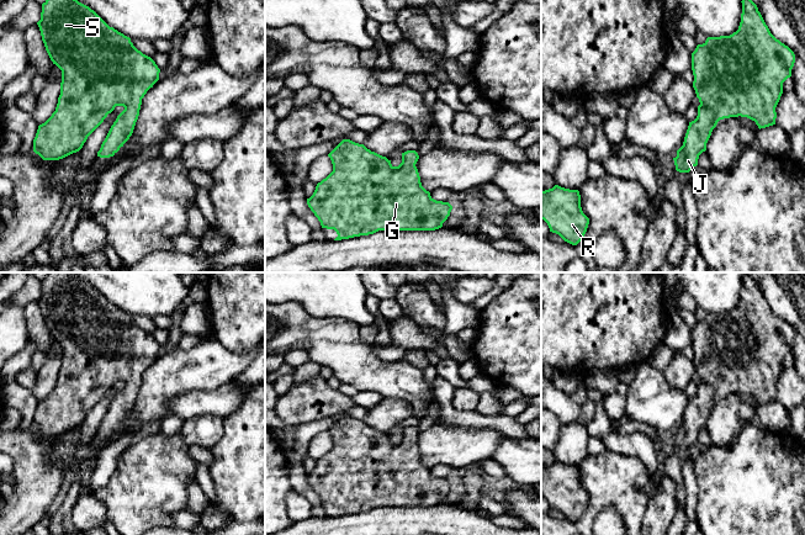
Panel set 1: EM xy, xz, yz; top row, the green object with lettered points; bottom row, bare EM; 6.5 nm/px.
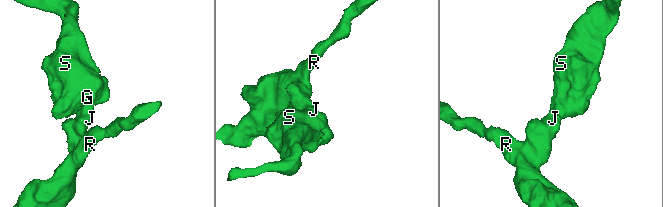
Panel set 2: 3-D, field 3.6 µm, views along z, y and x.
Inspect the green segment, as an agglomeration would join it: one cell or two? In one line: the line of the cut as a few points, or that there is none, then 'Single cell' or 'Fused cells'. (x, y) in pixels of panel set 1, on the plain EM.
No split. Single cell

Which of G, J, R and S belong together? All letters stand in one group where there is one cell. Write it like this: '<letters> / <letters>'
G J R S

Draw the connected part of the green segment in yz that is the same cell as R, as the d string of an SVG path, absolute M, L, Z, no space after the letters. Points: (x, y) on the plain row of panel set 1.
M558 461L541 467L541 496L547 499L550 508L572 521L582 517L589 500L581 483L579 467Z

